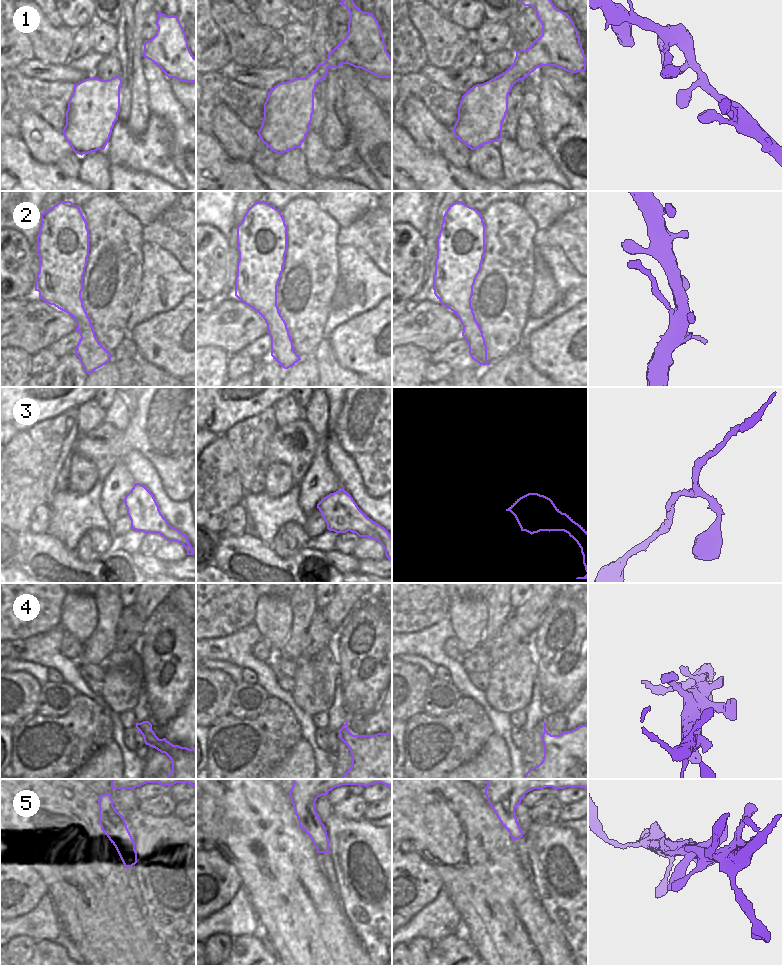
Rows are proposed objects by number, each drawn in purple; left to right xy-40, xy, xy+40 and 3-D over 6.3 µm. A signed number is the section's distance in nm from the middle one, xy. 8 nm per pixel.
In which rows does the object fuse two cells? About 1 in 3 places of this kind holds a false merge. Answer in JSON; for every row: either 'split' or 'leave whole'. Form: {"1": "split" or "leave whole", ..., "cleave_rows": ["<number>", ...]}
{"1": "leave whole", "2": "leave whole", "3": "leave whole", "4": "leave whole", "5": "leave whole", "cleave_rows": []}

